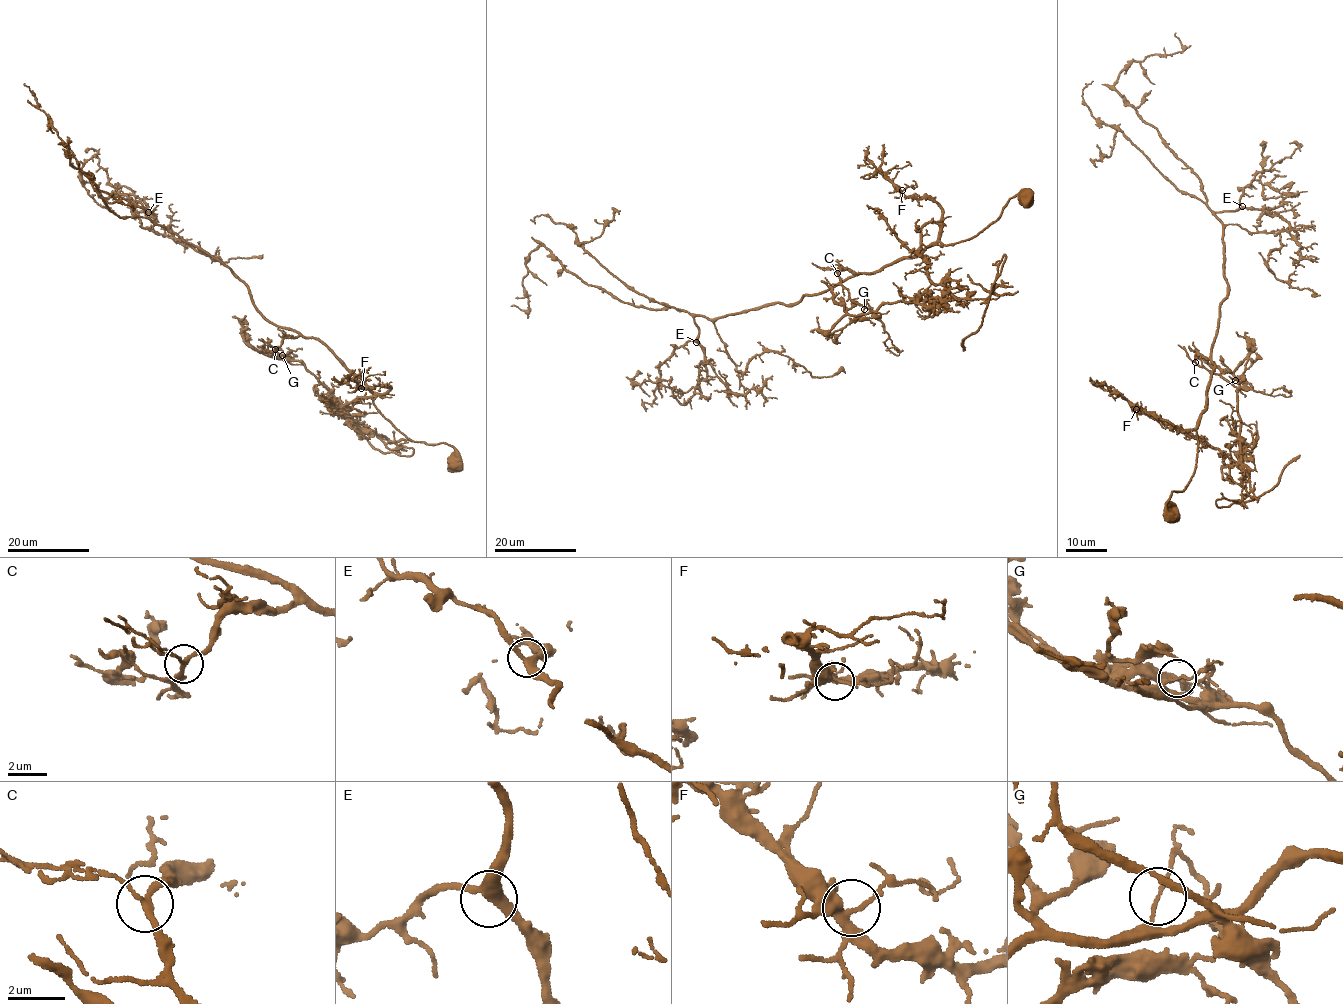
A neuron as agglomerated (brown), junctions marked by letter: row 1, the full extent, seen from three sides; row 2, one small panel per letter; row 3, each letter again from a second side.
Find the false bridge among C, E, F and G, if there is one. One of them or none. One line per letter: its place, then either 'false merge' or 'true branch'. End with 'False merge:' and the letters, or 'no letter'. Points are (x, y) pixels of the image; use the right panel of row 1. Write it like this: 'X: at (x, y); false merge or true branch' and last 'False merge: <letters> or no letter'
C: at (1195, 362); true branch
E: at (1242, 206); true branch
F: at (1136, 409); true branch
G: at (1235, 380); false merge
False merge: G

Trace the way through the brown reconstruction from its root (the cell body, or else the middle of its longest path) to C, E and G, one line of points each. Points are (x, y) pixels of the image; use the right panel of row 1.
C: (1172, 516), (1169, 496), (1184, 491), (1196, 465), (1196, 428), (1214, 368), (1197, 354), (1195, 362)
E: (1172, 516), (1169, 496), (1184, 491), (1196, 465), (1228, 291), (1215, 214), (1242, 206)
G: (1172, 516), (1169, 496), (1184, 491), (1196, 465), (1199, 441), (1188, 433), (1240, 461), (1235, 380)

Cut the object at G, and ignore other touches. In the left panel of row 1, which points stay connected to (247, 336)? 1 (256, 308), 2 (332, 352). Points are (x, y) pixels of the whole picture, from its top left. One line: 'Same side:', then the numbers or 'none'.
Same side: none

